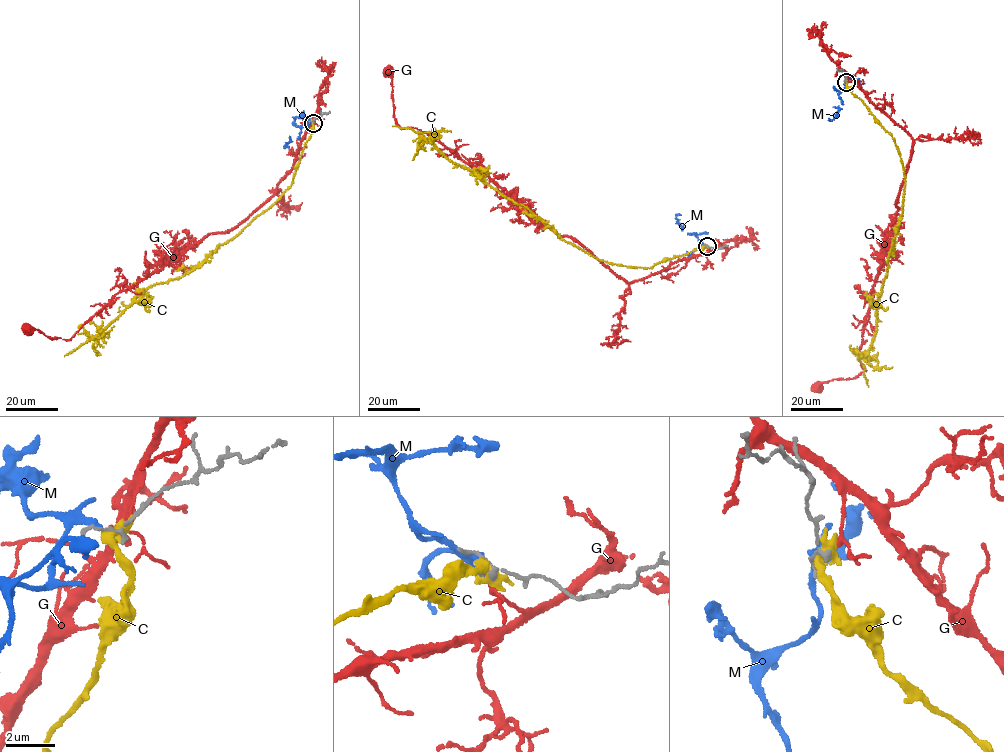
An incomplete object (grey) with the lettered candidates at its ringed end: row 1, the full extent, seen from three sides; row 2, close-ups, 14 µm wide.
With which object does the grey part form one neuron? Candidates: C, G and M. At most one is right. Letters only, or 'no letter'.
no letter

